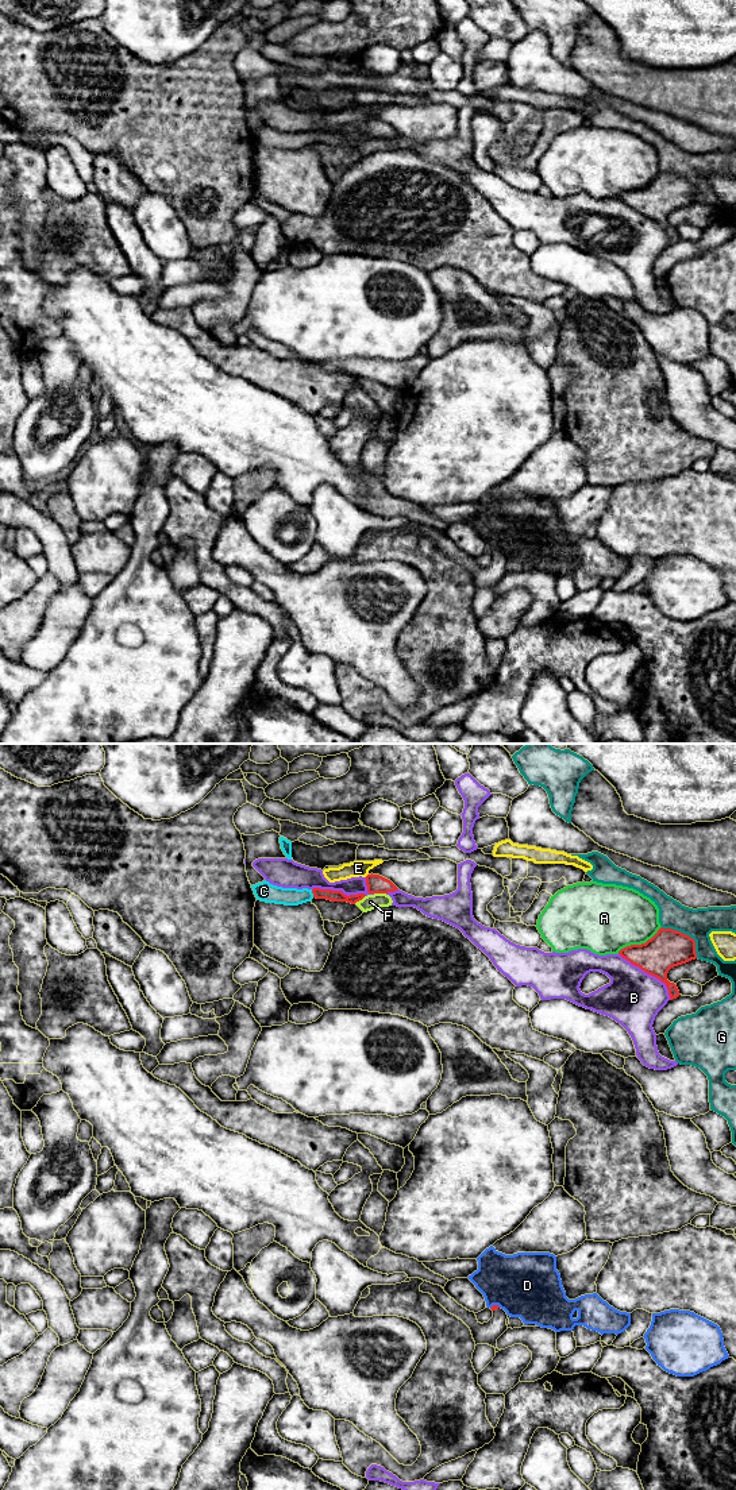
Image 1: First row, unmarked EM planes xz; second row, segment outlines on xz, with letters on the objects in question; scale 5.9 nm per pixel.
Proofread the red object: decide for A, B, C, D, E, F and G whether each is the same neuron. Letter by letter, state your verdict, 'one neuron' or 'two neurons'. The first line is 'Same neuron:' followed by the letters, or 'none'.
Same neuron: C
A: two neurons
B: two neurons
C: one neuron
D: two neurons
E: two neurons
F: two neurons
G: two neurons

